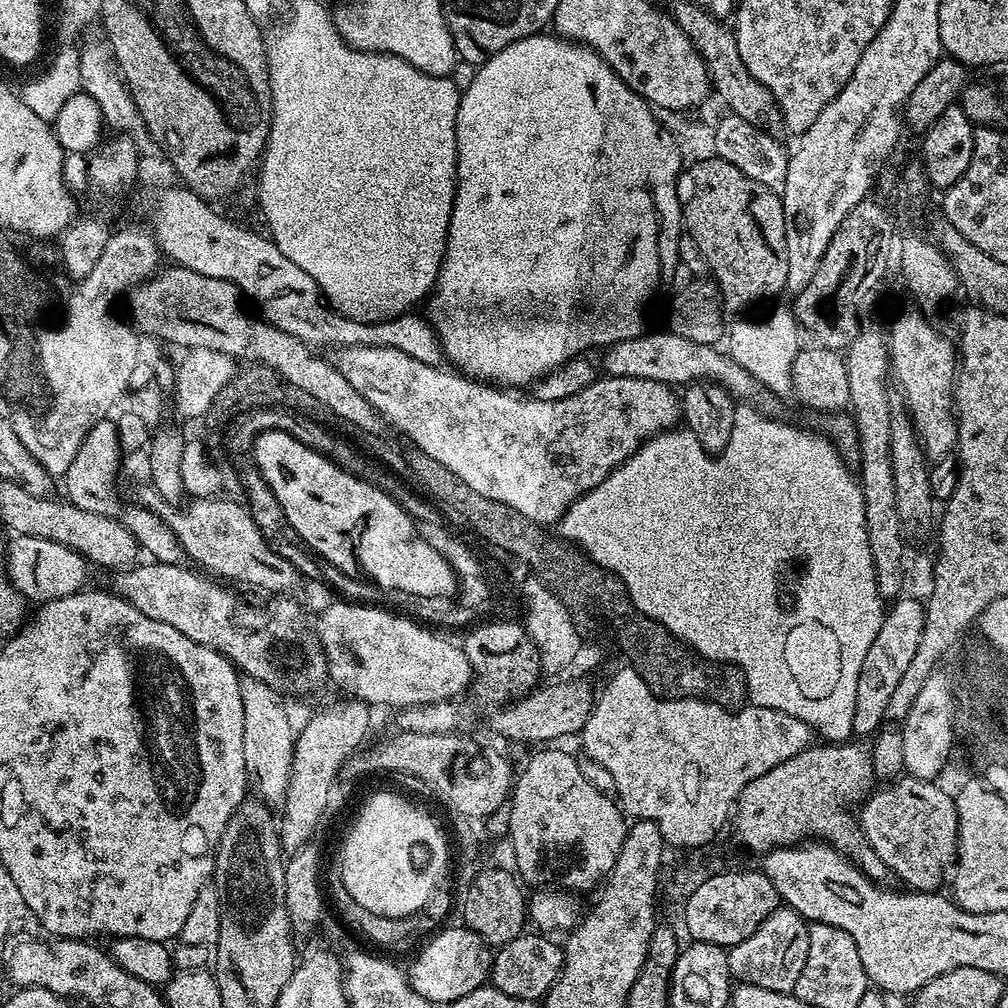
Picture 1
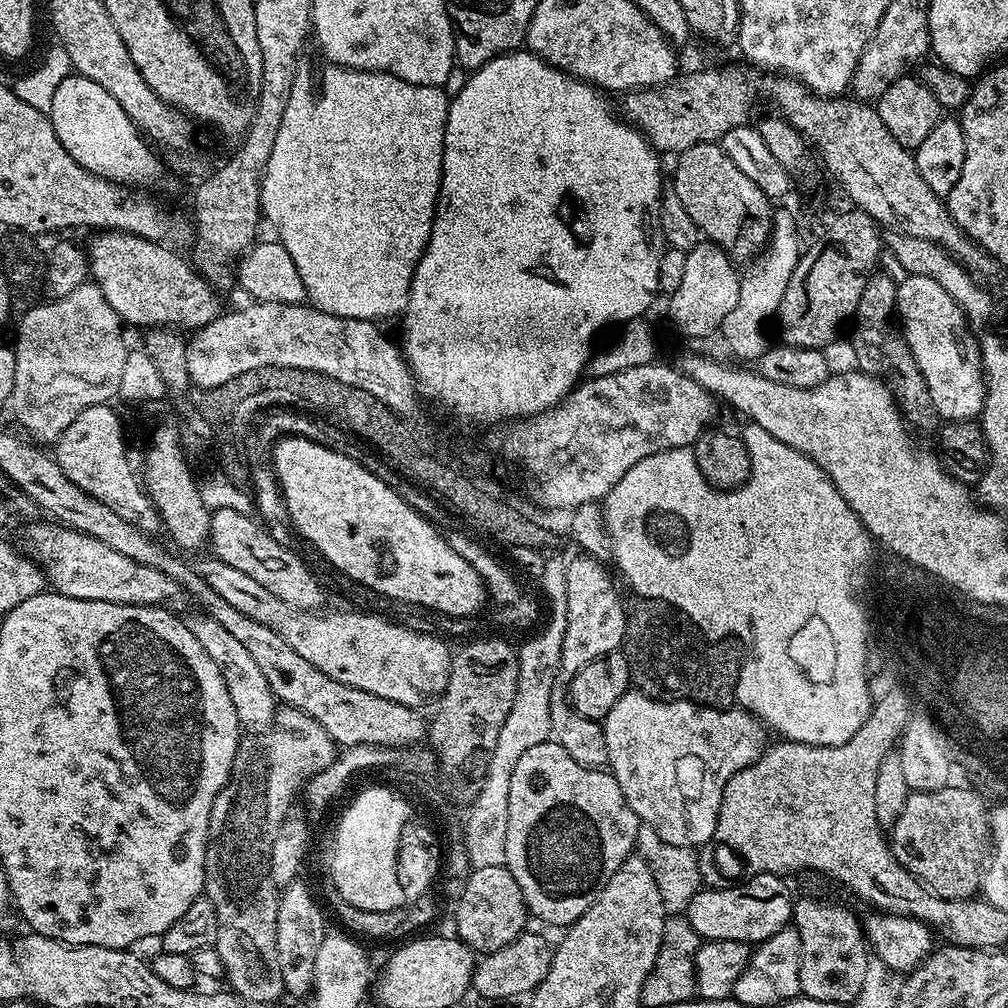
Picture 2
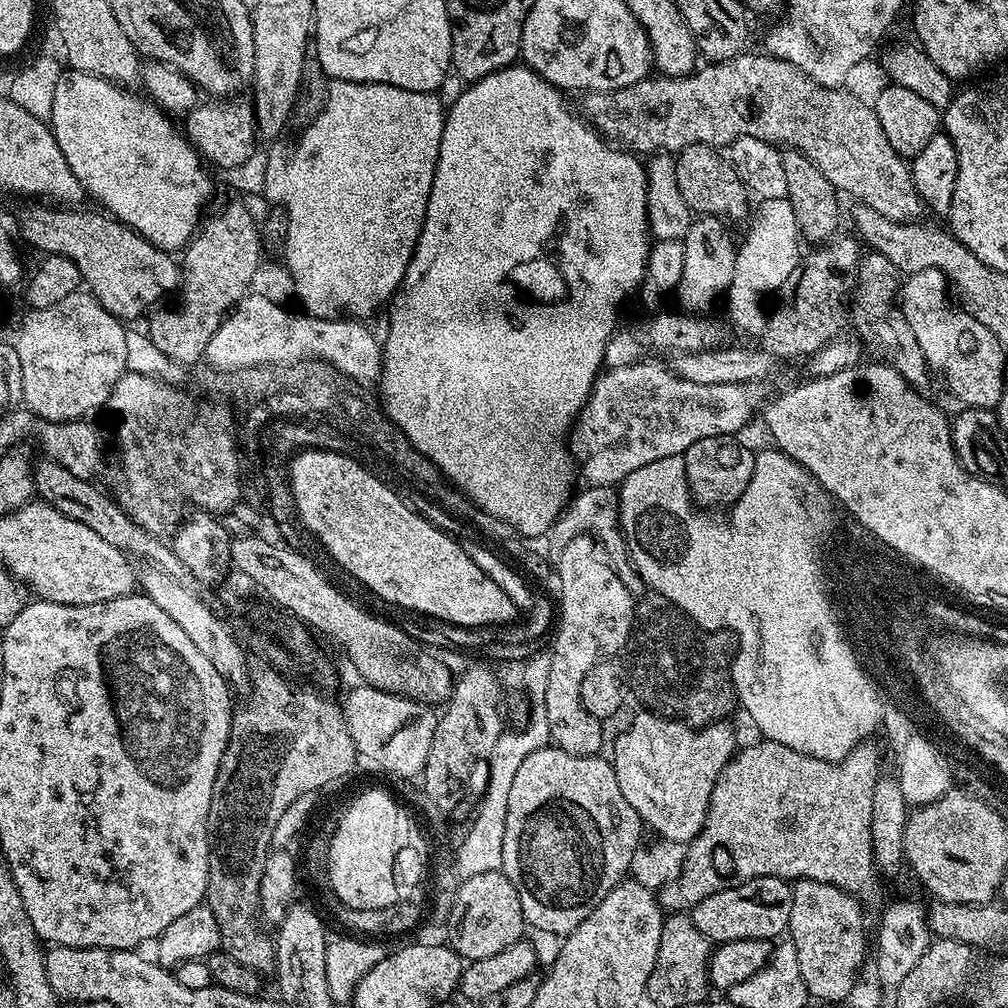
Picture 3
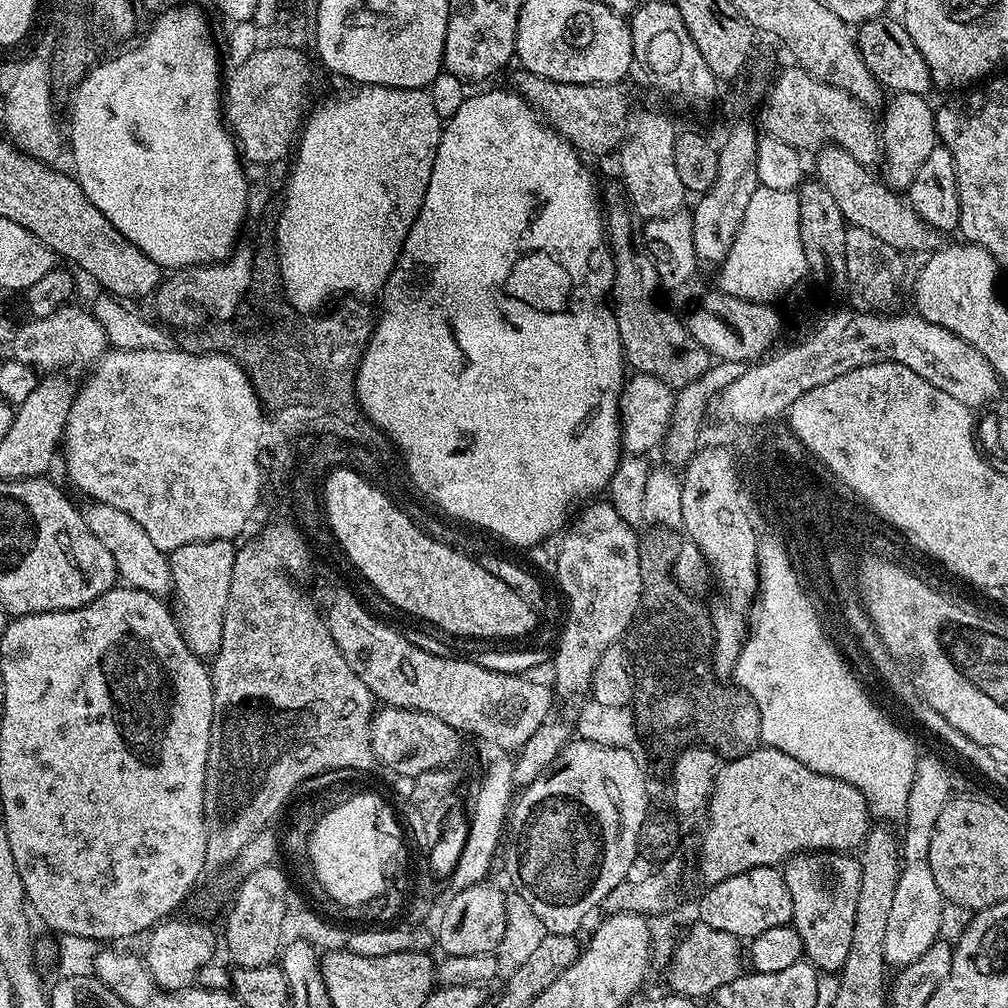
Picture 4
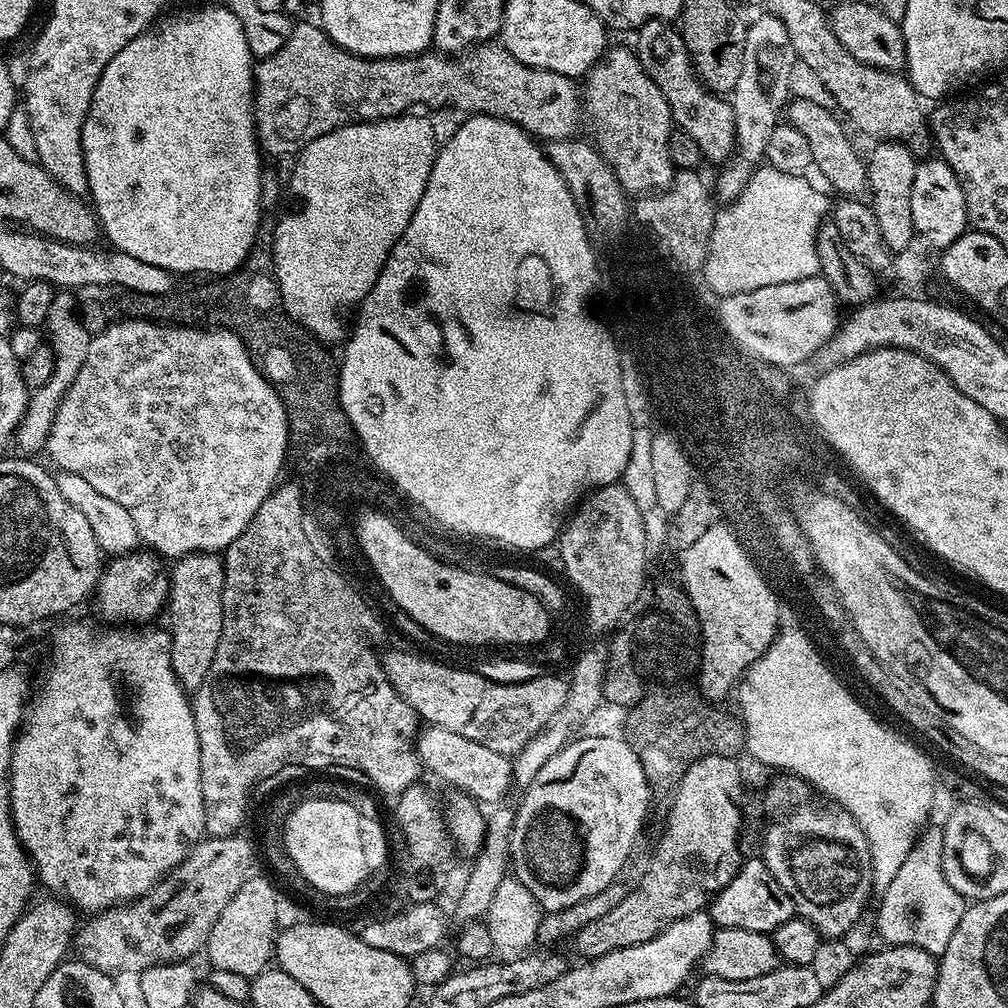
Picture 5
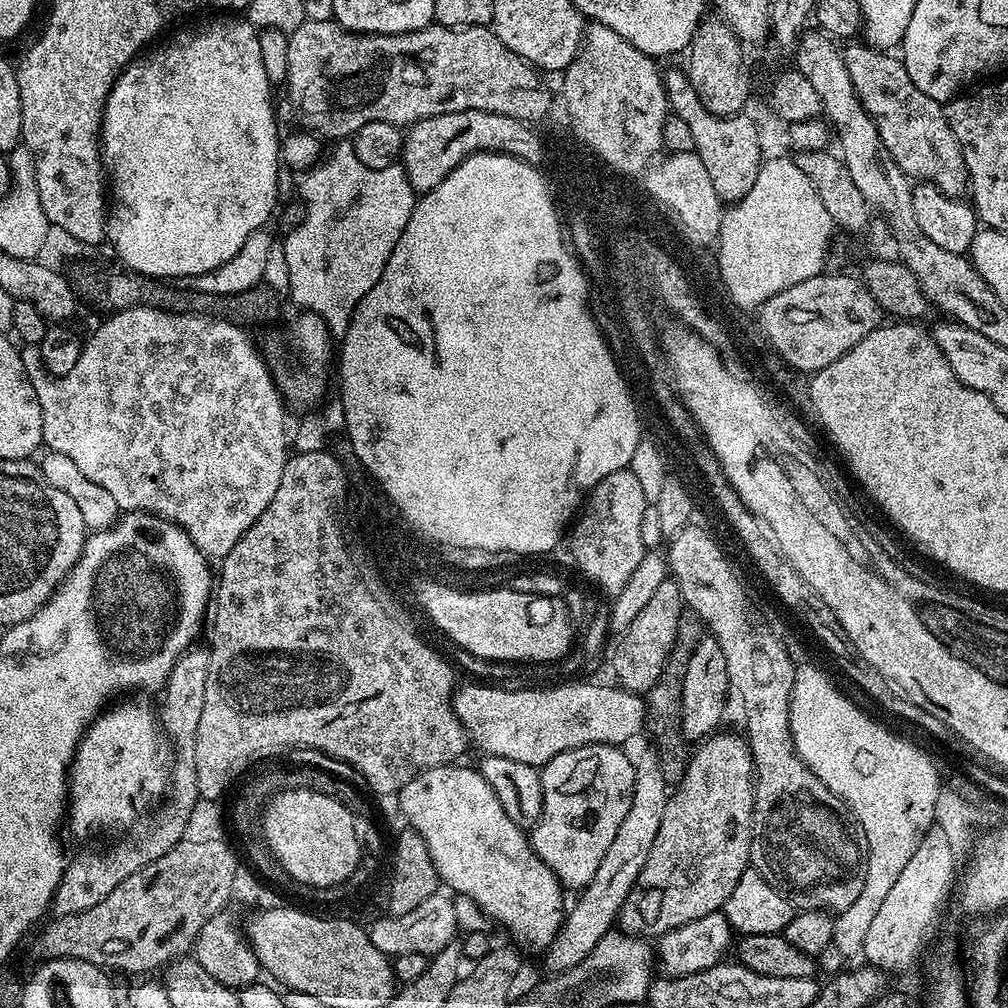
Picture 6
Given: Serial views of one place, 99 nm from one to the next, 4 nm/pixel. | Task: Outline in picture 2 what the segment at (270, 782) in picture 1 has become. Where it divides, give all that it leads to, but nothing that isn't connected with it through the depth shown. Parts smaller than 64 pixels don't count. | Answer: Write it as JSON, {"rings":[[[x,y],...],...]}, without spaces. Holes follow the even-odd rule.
{"rings":[[[199,615],[187,617],[188,629],[190,634],[194,634],[194,638],[198,638],[198,646],[202,646],[202,650],[206,650],[210,658],[214,658],[214,666],[218,666],[226,682],[226,690],[230,690],[230,702],[234,702],[234,710],[240,719],[241,729],[252,734],[263,732],[272,723],[272,717],[275,716],[278,707],[277,698],[266,682],[266,674],[258,670],[254,658],[250,658],[250,653],[242,647],[242,642],[238,642],[238,638],[234,638],[234,634],[226,631],[226,626],[214,622],[212,616]]]}

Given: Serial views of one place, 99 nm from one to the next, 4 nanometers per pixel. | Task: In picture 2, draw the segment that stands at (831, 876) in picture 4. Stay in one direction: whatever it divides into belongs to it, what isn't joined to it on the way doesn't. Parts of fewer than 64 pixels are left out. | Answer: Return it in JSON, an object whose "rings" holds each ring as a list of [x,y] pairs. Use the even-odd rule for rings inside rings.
{"rings":[[[800,900],[792,905],[791,923],[798,930],[802,942],[800,951],[800,990],[803,995],[818,1002],[838,1002],[842,1006],[852,1006],[858,998],[865,977],[870,945],[866,939],[866,928],[854,913],[840,904],[831,904],[828,900]]]}

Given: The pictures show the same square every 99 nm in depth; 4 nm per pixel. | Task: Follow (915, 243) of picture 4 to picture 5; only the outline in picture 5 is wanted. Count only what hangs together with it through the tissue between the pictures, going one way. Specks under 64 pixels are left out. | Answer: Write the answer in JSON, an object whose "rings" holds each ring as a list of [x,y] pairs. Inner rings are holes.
{"rings":[[[793,99],[787,105],[786,120],[787,123],[795,126],[799,139],[810,142],[815,171],[820,171],[828,179],[829,186],[834,191],[840,192],[836,194],[841,197],[863,197],[868,188],[866,160],[863,155],[859,156],[856,153],[856,148],[852,145],[851,138],[848,137],[849,129],[842,123],[841,117],[831,107],[823,108],[816,100],[795,100]]]}

